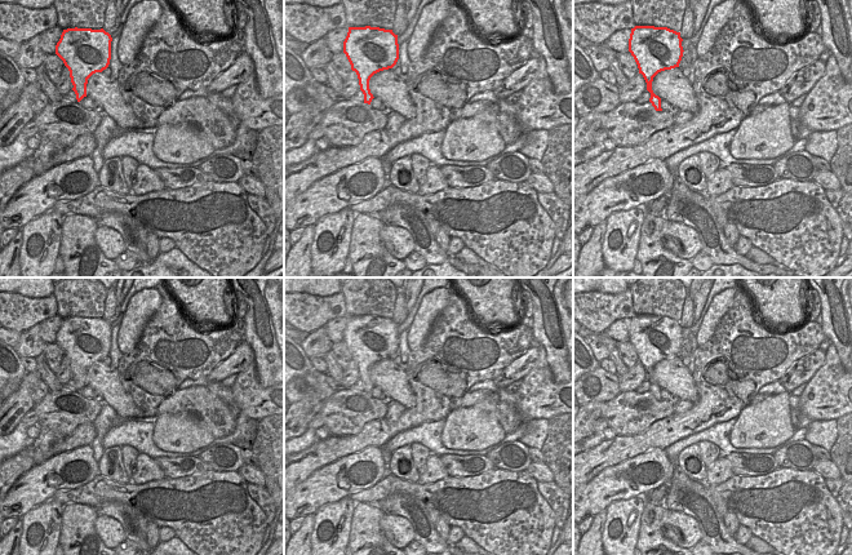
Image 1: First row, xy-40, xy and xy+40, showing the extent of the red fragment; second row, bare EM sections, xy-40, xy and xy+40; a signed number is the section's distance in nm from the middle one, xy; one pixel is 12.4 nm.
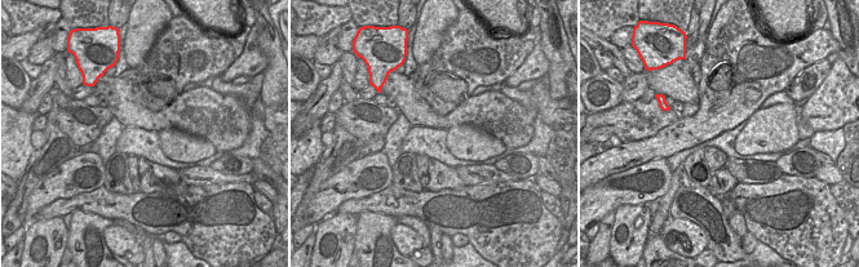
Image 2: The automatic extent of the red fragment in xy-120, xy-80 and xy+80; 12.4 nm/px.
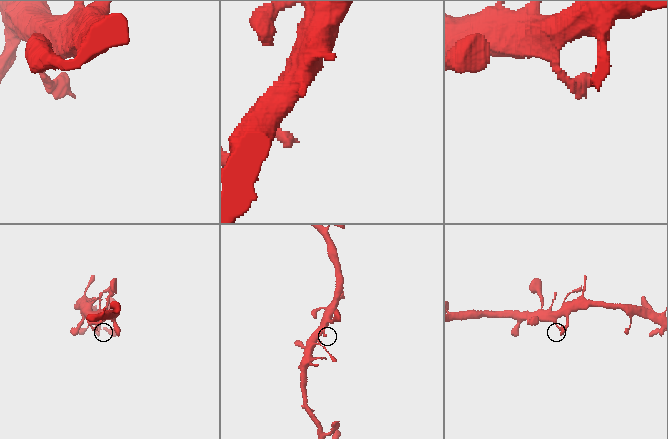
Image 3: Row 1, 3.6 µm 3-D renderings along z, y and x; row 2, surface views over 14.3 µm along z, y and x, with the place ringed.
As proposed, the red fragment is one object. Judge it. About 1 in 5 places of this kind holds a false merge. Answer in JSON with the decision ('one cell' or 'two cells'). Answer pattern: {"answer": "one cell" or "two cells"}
{"answer": "one cell"}

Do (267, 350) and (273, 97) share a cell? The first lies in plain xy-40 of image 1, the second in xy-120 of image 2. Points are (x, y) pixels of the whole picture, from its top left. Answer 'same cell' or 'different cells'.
same cell

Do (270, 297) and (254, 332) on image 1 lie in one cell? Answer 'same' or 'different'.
different

